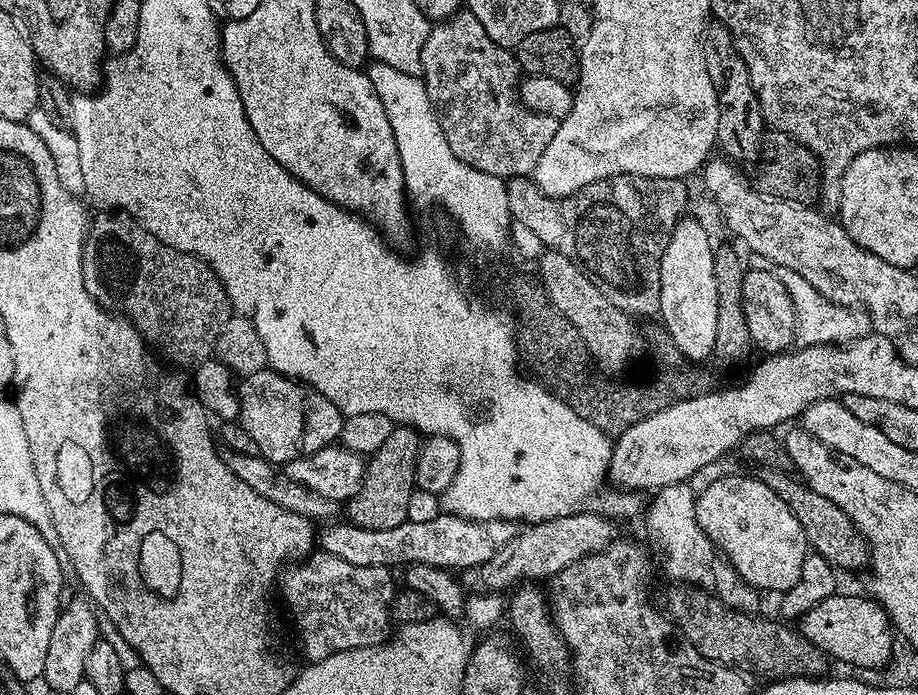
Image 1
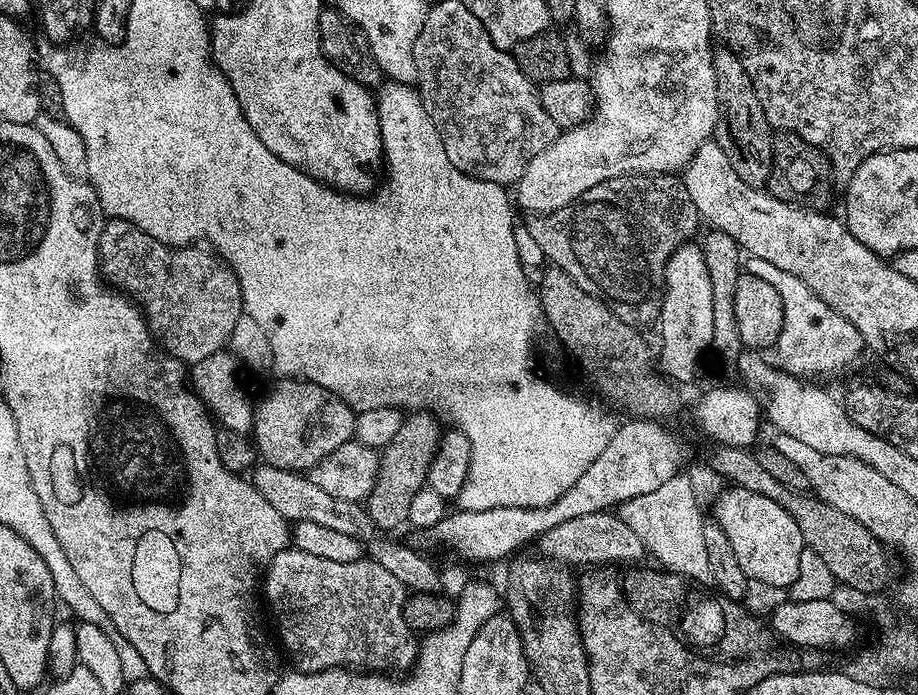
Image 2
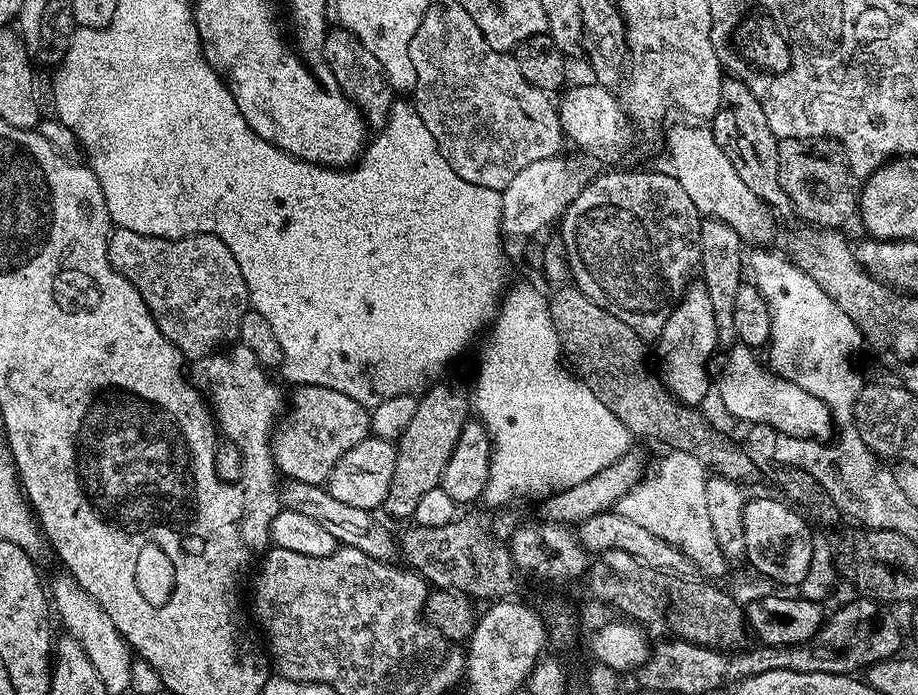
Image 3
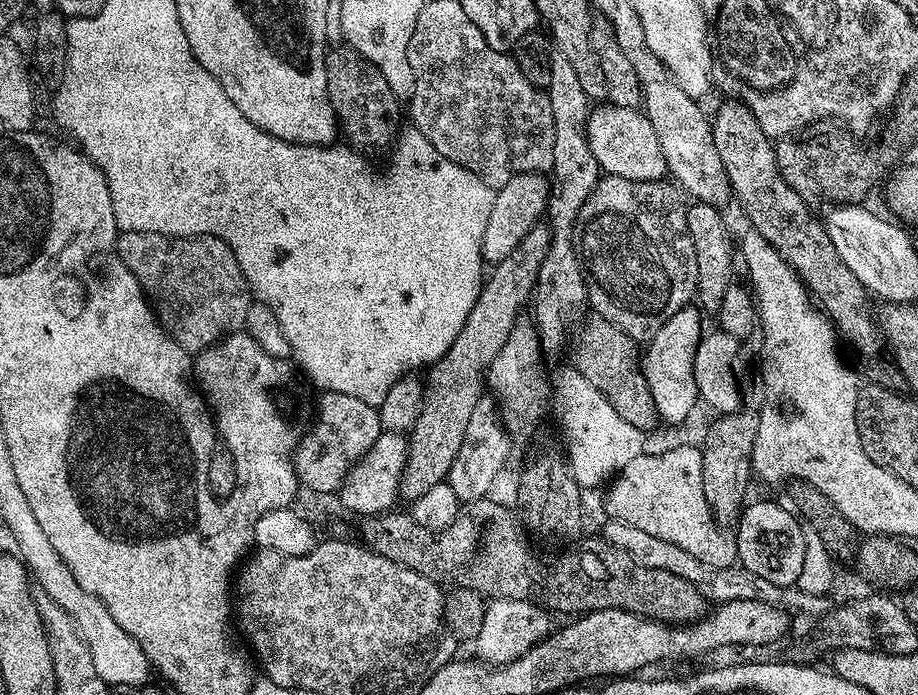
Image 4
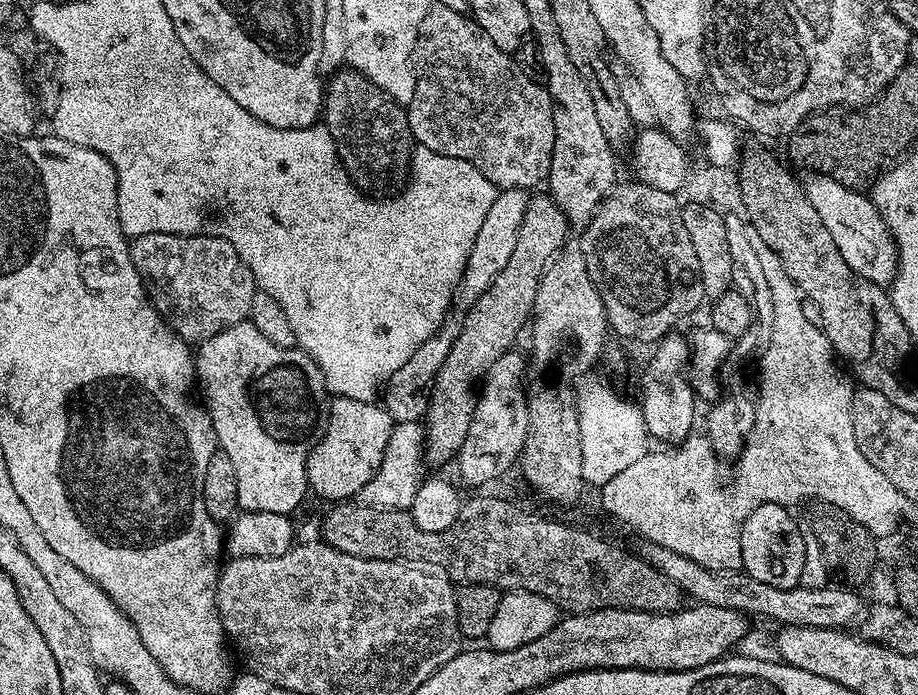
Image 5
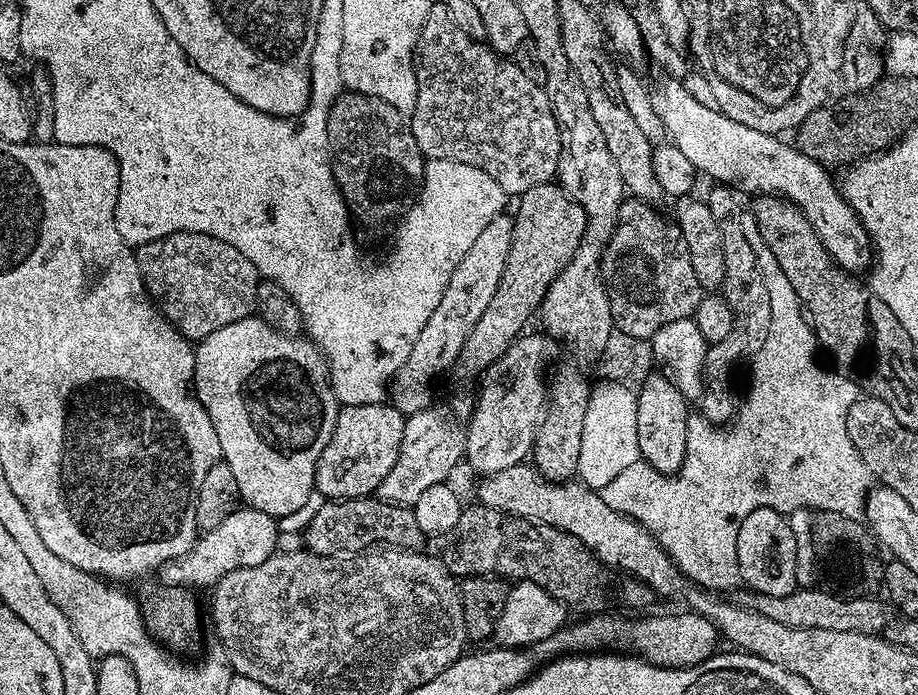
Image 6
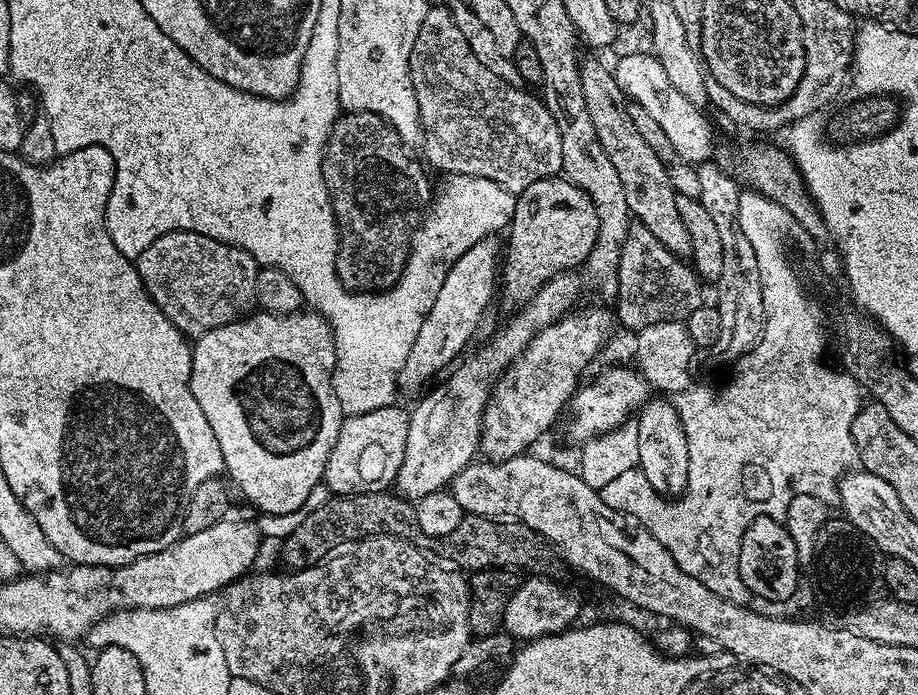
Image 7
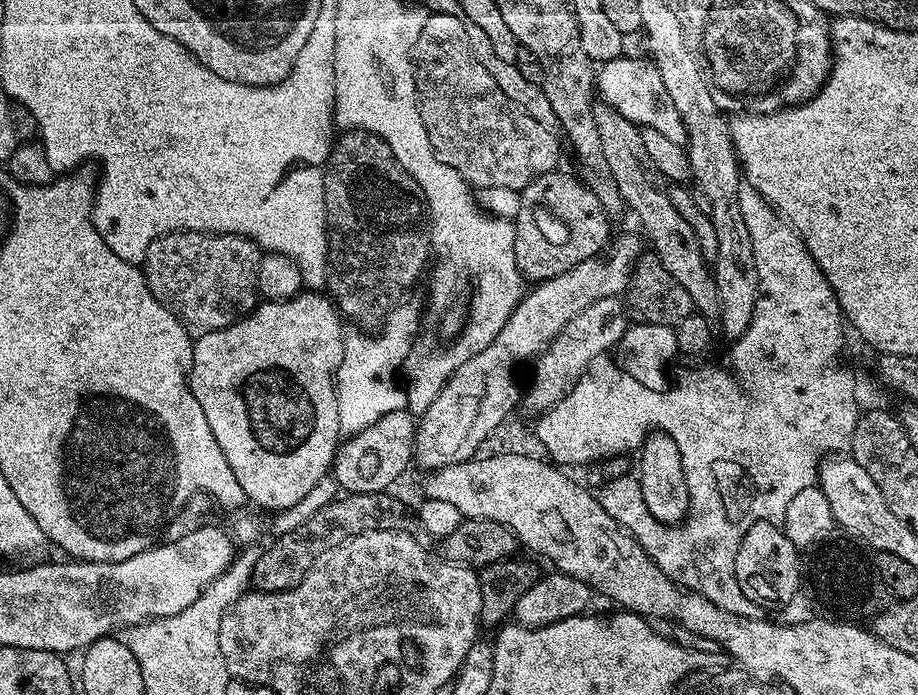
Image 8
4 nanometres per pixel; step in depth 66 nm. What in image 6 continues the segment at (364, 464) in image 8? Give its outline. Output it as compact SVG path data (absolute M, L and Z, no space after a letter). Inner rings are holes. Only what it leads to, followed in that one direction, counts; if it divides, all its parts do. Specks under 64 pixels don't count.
M390 402L343 405L337 414L334 434L317 460L315 491L329 500L372 496L398 458L405 419Z

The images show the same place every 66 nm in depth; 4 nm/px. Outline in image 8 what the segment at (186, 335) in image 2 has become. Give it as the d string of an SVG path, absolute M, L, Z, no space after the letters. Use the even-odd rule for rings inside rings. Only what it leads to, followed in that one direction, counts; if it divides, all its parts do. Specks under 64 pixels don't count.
M171 232L150 242L142 271L154 298L165 304L195 338L222 330L256 308L256 271L261 255L262 249L244 236Z

